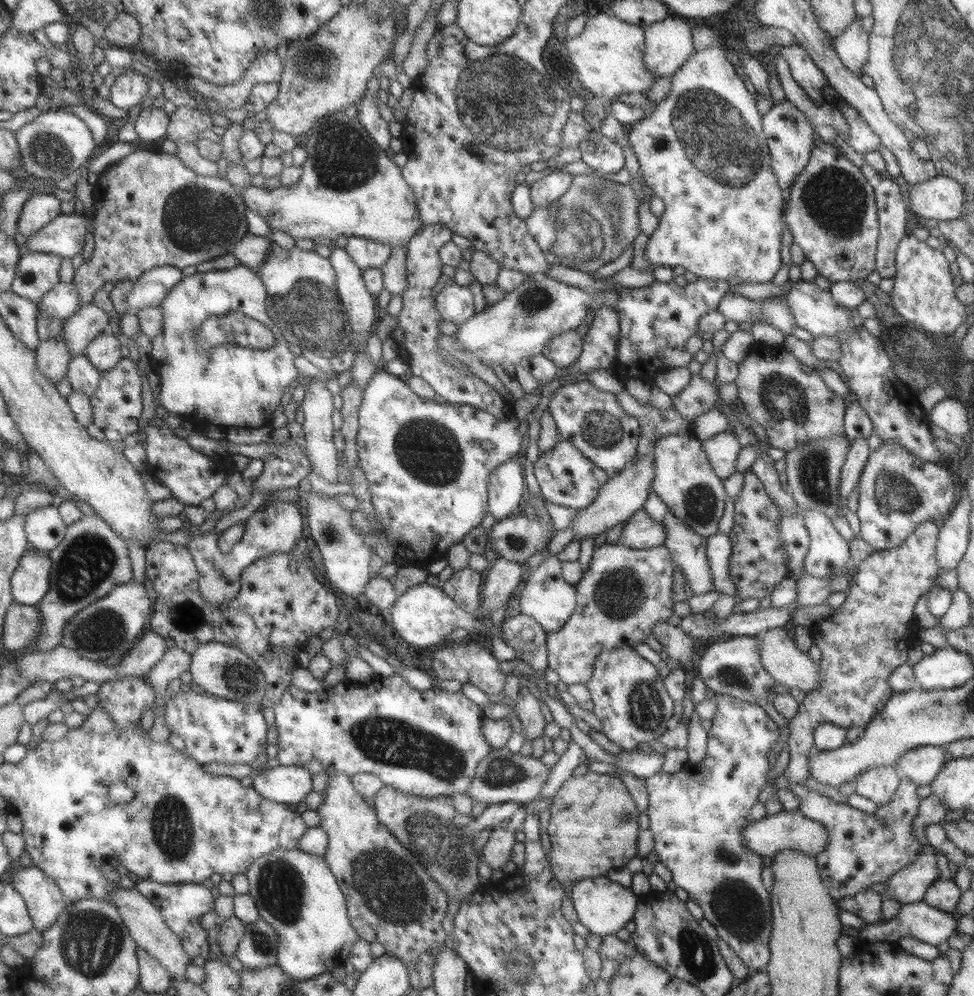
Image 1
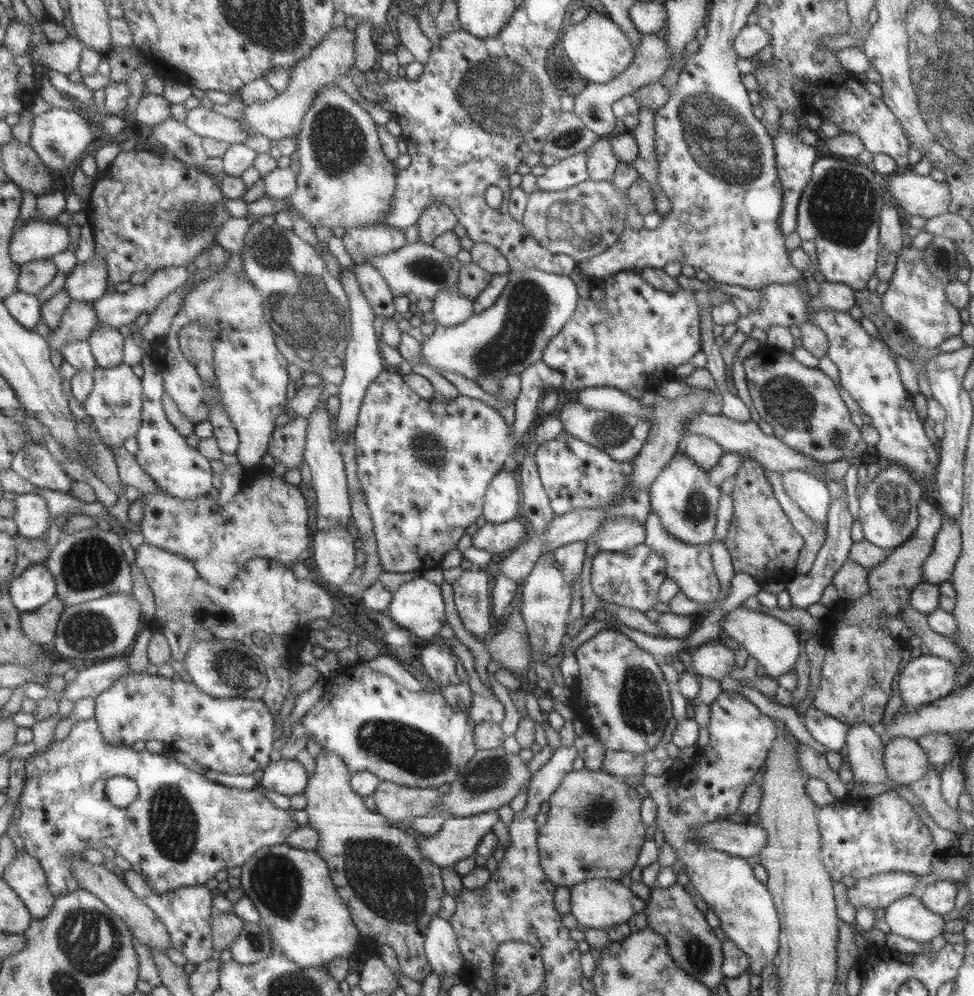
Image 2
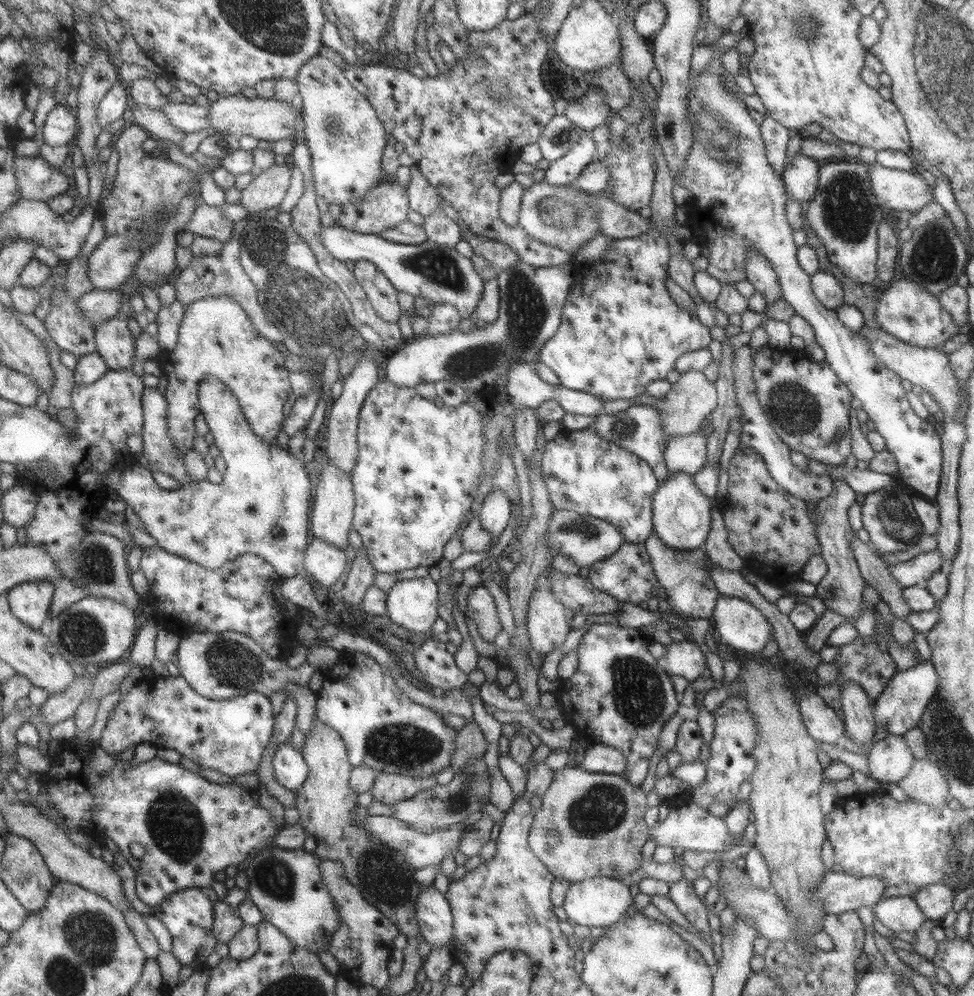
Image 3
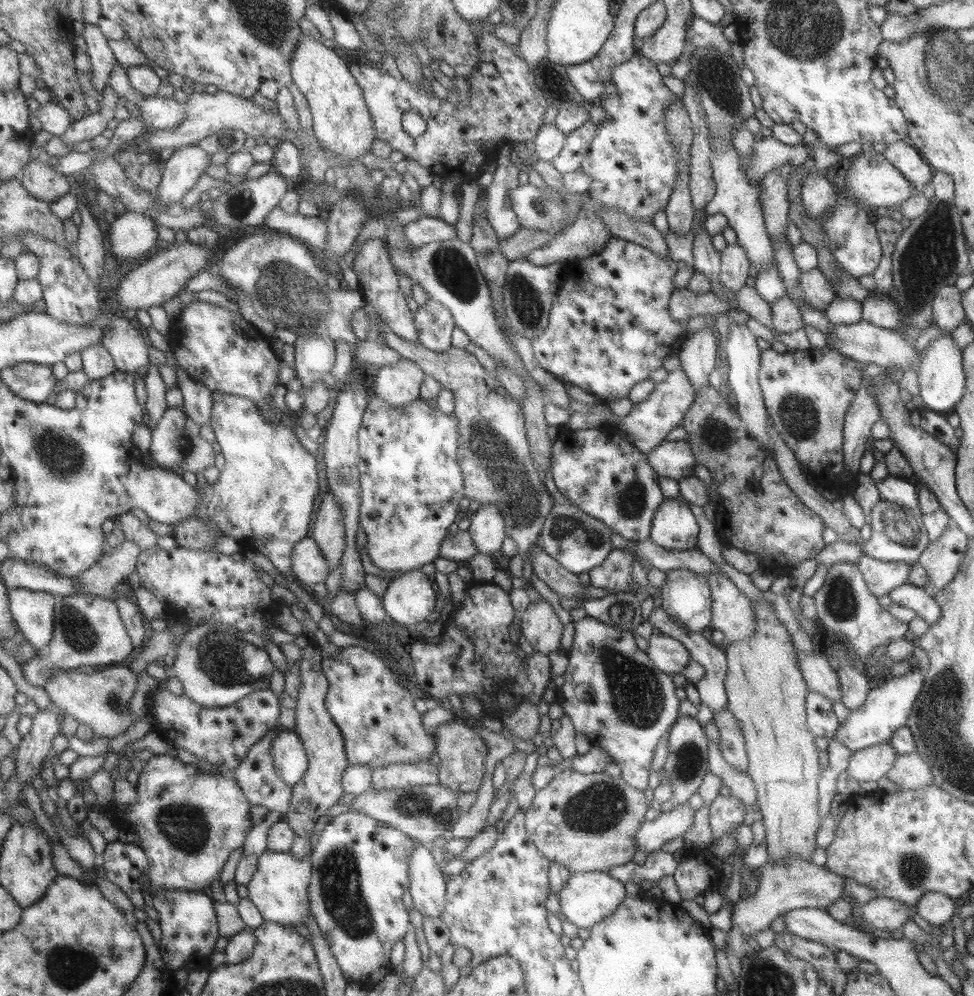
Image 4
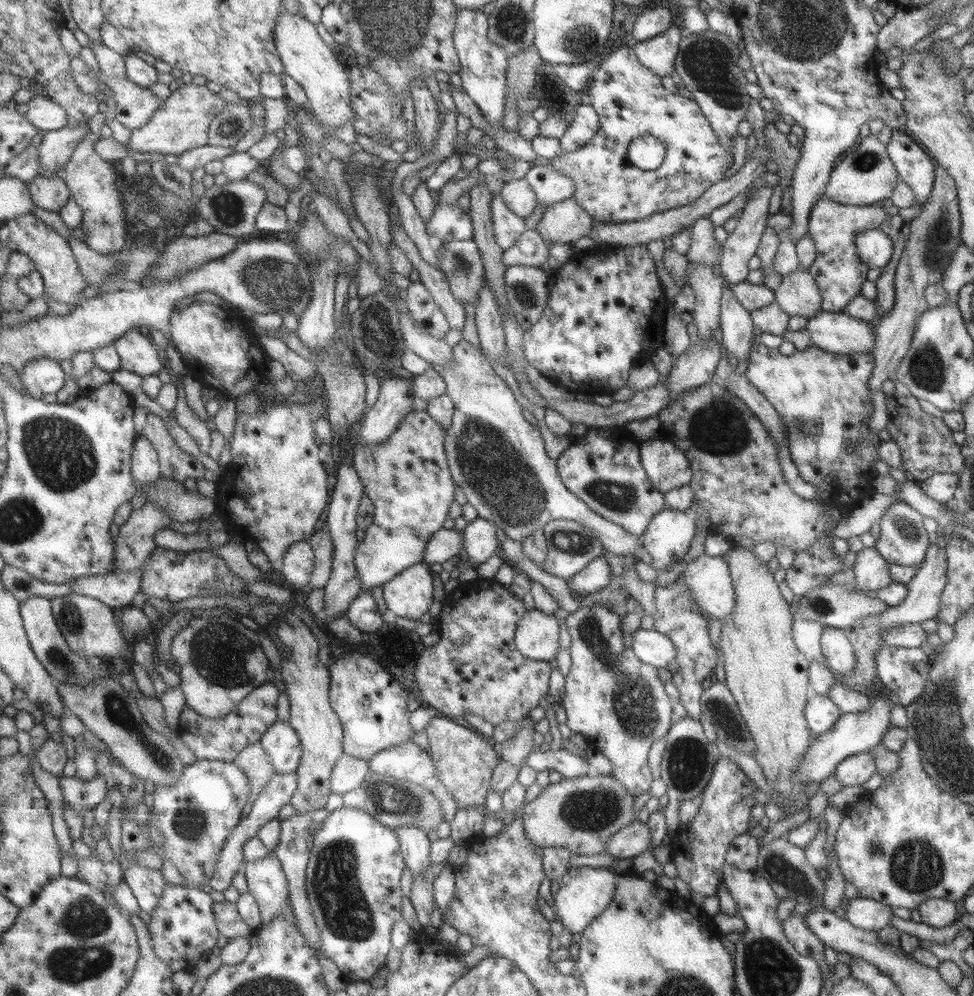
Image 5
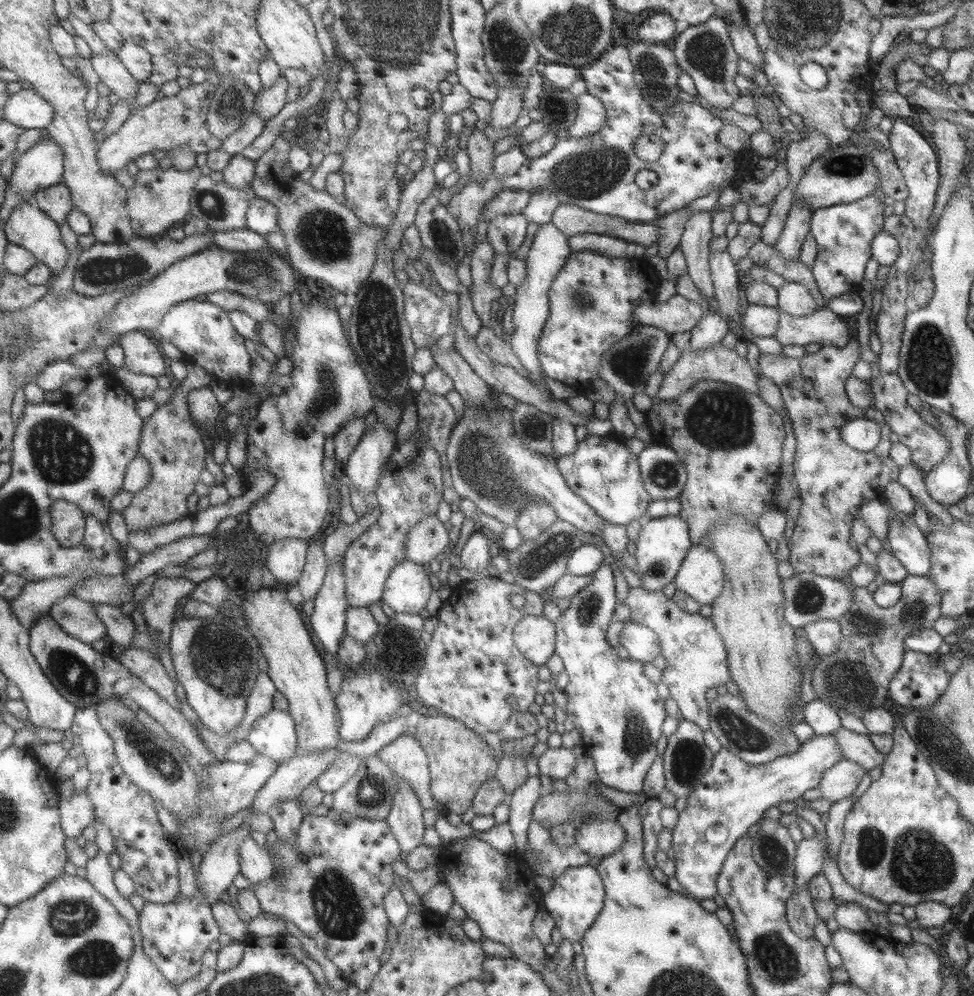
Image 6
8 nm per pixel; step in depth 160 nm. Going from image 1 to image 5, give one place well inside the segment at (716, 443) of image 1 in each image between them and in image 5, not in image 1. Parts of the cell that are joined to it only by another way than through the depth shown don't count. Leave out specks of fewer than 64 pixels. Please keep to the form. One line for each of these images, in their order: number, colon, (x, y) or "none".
2: (705, 452)
3: (687, 453)
4: (671, 459)
5: (665, 465)

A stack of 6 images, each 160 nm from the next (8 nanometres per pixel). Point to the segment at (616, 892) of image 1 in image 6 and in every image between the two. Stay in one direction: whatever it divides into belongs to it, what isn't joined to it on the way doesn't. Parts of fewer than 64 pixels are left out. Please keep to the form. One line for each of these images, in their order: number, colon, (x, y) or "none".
2: (599, 903)
3: (601, 901)
4: (586, 898)
5: (584, 892)
6: (575, 898)

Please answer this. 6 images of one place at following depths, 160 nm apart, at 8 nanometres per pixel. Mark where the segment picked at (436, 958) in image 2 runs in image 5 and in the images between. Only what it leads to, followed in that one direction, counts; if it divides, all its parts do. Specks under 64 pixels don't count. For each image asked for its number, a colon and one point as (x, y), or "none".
3: (433, 913)
4: (427, 885)
5: (415, 846)

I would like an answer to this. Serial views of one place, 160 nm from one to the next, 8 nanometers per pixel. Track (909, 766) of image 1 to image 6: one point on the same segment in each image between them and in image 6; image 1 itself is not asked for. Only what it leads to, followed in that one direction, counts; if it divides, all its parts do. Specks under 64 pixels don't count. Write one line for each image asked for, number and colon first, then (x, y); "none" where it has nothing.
2: (905, 761)
3: (889, 759)
4: (870, 763)
5: (852, 771)
6: (838, 782)

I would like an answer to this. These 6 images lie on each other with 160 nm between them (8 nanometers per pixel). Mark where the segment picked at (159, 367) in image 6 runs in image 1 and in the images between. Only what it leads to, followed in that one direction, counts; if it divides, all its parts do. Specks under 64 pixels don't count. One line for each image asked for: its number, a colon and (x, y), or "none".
1: (104, 352)
2: (108, 344)
3: (115, 343)
4: (129, 349)
5: (139, 355)

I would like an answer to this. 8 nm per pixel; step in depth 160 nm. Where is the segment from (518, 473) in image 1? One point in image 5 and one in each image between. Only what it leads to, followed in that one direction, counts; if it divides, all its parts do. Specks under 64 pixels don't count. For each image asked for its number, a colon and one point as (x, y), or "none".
2: (501, 499)
3: (496, 508)
4: (486, 529)
5: (479, 542)

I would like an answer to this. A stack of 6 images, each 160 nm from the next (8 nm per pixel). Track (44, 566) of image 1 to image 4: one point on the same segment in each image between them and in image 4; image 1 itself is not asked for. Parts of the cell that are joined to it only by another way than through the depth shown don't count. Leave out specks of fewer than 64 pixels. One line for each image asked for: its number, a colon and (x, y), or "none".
2: (37, 586)
3: (31, 602)
4: (34, 612)

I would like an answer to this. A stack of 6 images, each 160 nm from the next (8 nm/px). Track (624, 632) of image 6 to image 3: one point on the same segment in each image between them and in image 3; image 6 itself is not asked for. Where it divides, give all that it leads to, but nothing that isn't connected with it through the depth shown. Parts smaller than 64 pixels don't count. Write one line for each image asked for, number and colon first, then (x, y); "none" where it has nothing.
3: (685, 659)
4: (668, 655)
5: (652, 648)

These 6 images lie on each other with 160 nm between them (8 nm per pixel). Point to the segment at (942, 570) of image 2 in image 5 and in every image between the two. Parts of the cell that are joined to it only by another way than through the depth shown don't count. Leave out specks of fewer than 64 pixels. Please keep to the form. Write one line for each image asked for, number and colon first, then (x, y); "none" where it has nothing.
3: (914, 571)
4: (880, 577)
5: (870, 570)

